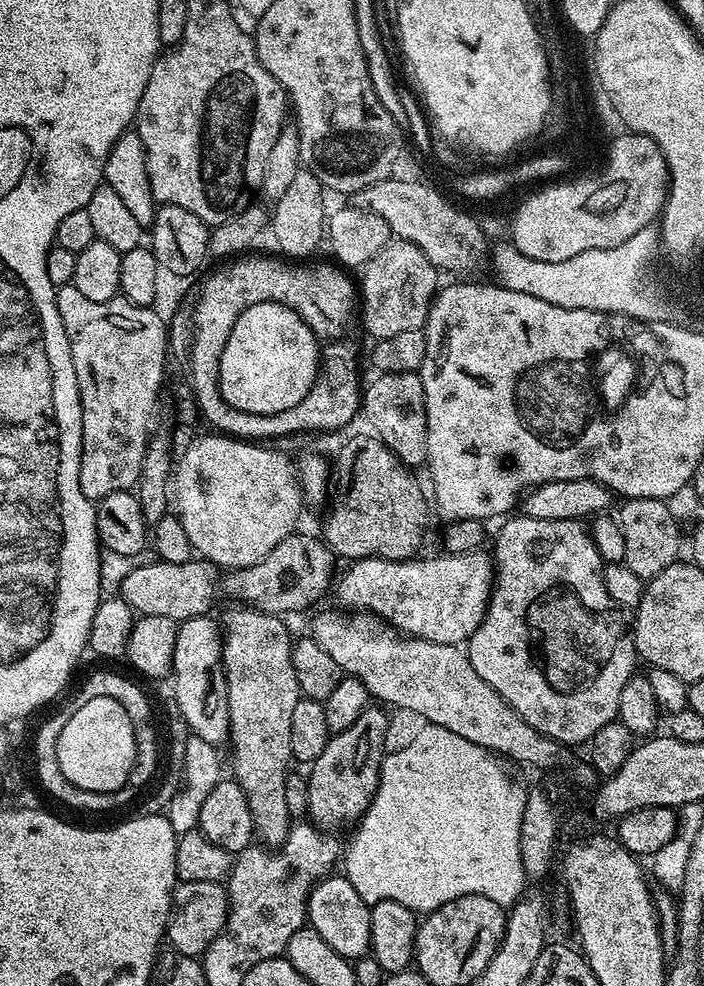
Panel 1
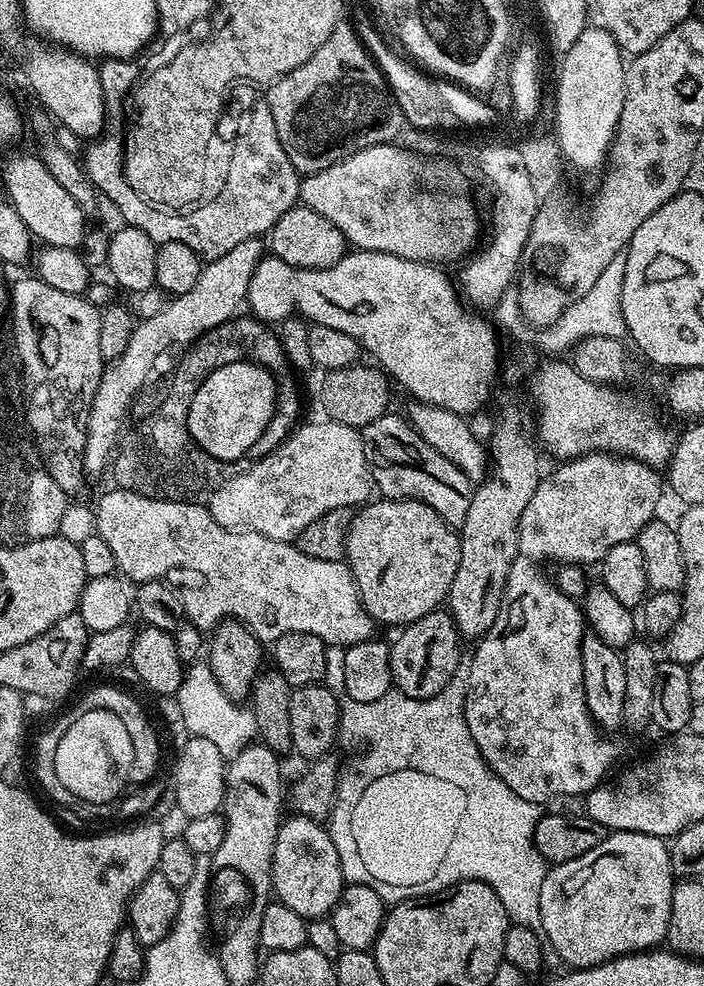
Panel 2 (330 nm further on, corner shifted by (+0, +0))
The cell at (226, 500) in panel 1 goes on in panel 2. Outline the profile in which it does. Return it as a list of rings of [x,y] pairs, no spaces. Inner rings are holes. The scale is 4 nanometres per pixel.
[[[324,418],[321,421],[321,424],[301,423],[273,452],[259,457],[254,463],[254,470],[247,476],[235,473],[219,489],[219,495],[206,503],[214,522],[232,532],[260,532],[266,538],[292,542],[302,534],[302,530],[306,530],[306,526],[310,526],[310,522],[322,518],[322,514],[363,505],[373,495],[374,485],[360,433],[336,420]]]

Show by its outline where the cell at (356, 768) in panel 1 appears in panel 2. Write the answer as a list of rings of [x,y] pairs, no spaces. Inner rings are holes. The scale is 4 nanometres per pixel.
[[[437,610],[435,612],[431,612],[430,614],[426,614],[422,618],[418,618],[413,624],[407,625],[403,629],[404,632],[400,637],[397,638],[396,641],[391,641],[390,647],[388,649],[388,653],[390,654],[390,670],[392,671],[392,683],[394,685],[395,691],[401,692],[402,694],[406,694],[410,698],[414,698],[415,700],[429,700],[431,696],[436,696],[441,692],[442,689],[446,687],[446,685],[453,680],[453,678],[457,675],[456,672],[460,668],[460,643],[462,643],[462,637],[459,632],[456,630],[456,624],[453,622],[451,616],[448,615],[447,611]]]

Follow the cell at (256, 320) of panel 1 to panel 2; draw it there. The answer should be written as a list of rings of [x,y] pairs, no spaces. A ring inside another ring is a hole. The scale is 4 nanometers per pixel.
[[[239,360],[230,366],[222,366],[207,376],[188,407],[188,429],[194,442],[207,454],[223,461],[240,461],[251,453],[251,446],[258,442],[259,435],[266,430],[272,415],[270,408],[276,408],[276,379],[272,373],[251,360]]]

